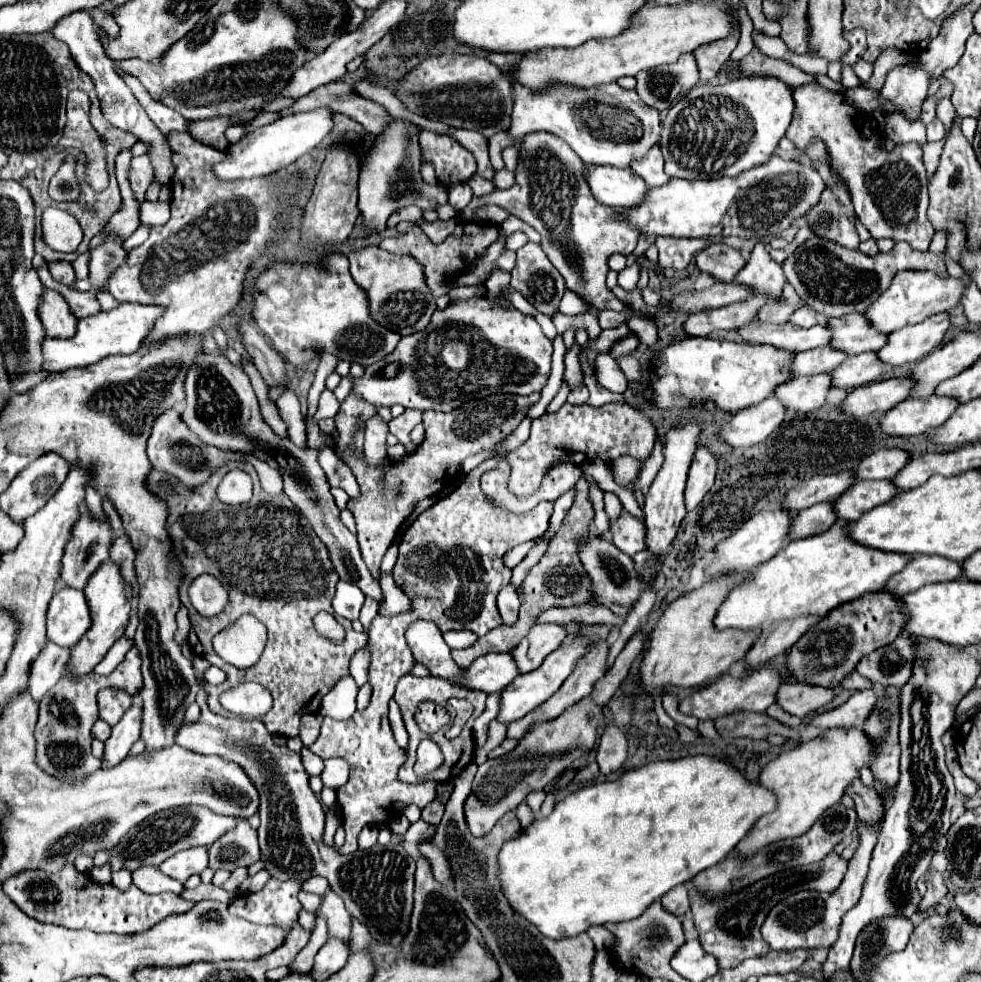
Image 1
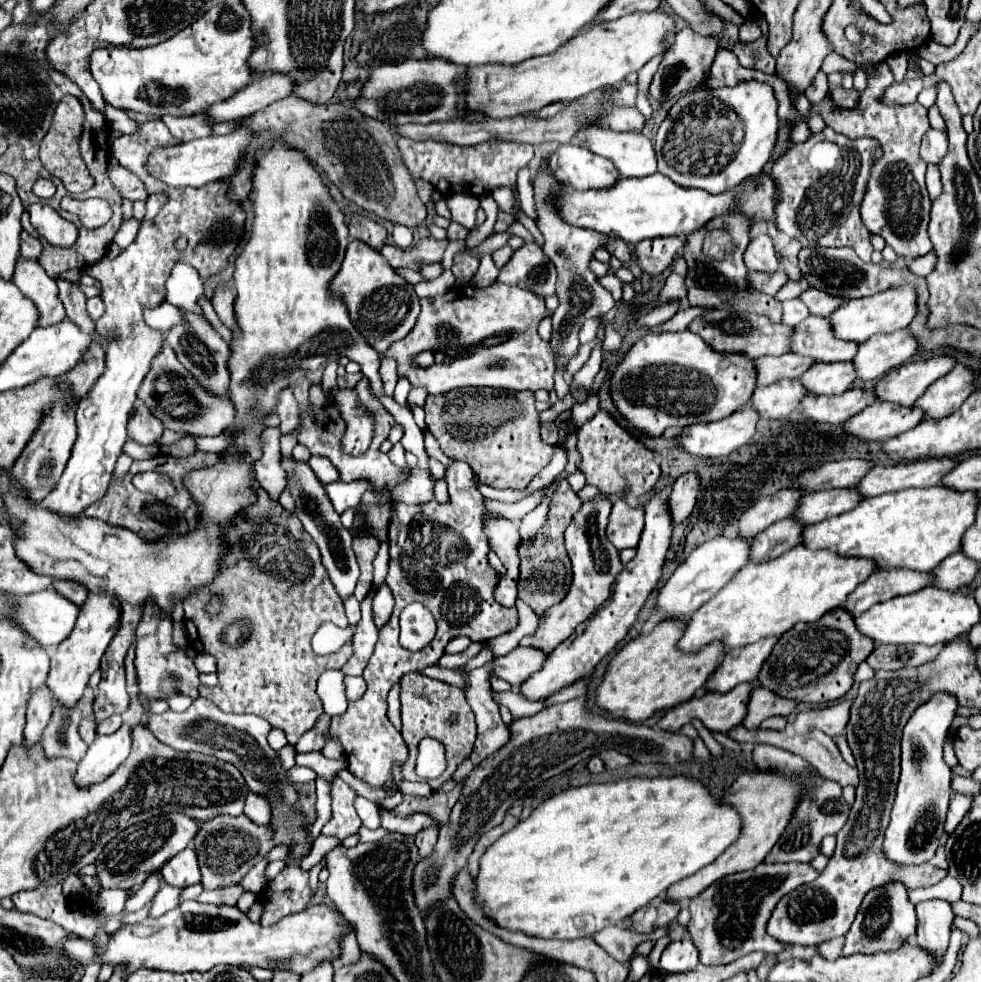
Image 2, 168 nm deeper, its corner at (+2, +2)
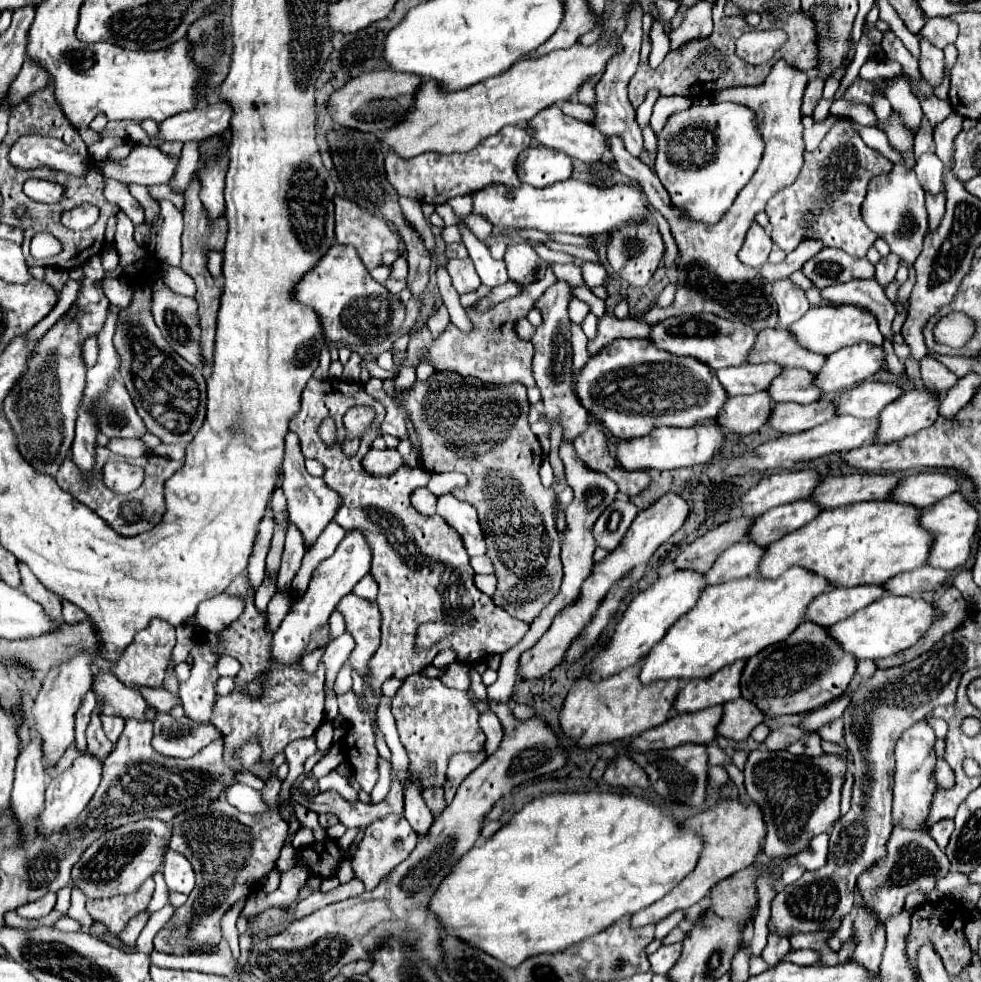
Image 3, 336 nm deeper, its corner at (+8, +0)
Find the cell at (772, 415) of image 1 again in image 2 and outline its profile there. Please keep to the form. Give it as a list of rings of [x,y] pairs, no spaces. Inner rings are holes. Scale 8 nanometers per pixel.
[[[744,406],[718,422],[692,424],[680,434],[680,444],[698,456],[728,456],[750,442],[756,434],[758,420],[758,412],[752,406]]]

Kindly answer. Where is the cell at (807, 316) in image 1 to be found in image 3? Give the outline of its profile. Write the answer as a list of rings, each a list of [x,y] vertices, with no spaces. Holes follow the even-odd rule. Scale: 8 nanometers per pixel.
[[[790,278],[784,280],[776,280],[772,282],[774,286],[774,300],[778,304],[778,316],[780,316],[780,326],[788,328],[792,322],[796,322],[796,318],[804,316],[810,308],[808,298],[804,296],[804,290],[800,290],[798,286],[792,284]]]

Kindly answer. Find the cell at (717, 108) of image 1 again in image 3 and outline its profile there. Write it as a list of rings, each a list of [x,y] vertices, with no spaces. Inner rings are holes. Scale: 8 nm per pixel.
[[[712,102],[710,106],[690,106],[686,112],[678,112],[668,118],[664,130],[658,136],[658,154],[656,154],[656,174],[662,186],[670,194],[670,202],[676,208],[688,212],[688,218],[702,224],[716,224],[722,220],[726,210],[736,200],[736,194],[748,184],[756,172],[764,152],[764,142],[760,130],[756,128],[754,114],[734,102]]]

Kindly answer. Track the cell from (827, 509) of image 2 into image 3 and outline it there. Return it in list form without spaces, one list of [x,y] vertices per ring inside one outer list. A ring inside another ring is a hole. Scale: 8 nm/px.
[[[806,500],[772,508],[754,520],[754,524],[748,530],[748,540],[756,546],[766,548],[772,542],[780,540],[784,534],[816,518],[818,512],[820,508],[816,508],[812,502],[806,502]]]

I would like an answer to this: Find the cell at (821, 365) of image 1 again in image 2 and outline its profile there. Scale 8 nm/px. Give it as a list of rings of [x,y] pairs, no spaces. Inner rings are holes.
[[[794,352],[782,354],[782,356],[762,356],[756,360],[756,374],[758,374],[758,386],[774,384],[782,378],[798,378],[810,364],[816,364],[816,360],[806,360],[806,356],[794,356]]]

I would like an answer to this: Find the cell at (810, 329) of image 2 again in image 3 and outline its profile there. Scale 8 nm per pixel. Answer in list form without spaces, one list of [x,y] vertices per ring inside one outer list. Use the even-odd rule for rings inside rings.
[[[762,330],[756,336],[756,346],[752,348],[752,358],[748,358],[750,364],[760,364],[760,362],[776,362],[780,366],[792,366],[792,368],[804,368],[808,372],[820,370],[824,366],[824,356],[808,352],[800,348],[788,330]]]

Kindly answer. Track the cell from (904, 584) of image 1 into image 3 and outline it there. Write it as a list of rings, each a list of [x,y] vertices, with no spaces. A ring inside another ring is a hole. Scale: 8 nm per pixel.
[[[868,584],[868,586],[856,586],[856,588],[848,588],[848,590],[840,590],[840,588],[832,588],[826,594],[816,596],[816,600],[812,600],[806,608],[806,622],[816,622],[818,626],[832,626],[834,622],[840,622],[848,616],[852,616],[856,610],[876,602],[880,596],[884,596],[884,588],[876,586],[876,584]]]

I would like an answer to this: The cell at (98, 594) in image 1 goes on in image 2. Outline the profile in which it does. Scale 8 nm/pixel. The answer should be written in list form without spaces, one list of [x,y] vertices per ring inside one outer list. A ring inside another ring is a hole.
[[[88,592],[86,604],[80,608],[74,632],[70,632],[70,636],[58,646],[56,654],[50,660],[50,672],[46,684],[60,704],[74,706],[82,698],[90,674],[98,670],[100,658],[104,656],[108,644],[118,632],[118,620],[120,620],[120,610],[116,606],[114,596]]]

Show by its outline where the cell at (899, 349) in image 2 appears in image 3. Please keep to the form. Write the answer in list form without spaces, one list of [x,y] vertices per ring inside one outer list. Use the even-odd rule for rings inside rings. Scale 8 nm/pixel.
[[[868,342],[846,346],[826,358],[824,366],[814,376],[814,384],[820,392],[848,390],[854,384],[872,378],[880,370],[882,360],[884,350],[880,346],[872,346]]]

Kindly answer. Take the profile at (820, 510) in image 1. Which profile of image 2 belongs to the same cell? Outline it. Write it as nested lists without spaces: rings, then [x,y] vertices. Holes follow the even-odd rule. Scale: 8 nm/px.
[[[794,516],[786,520],[778,520],[758,536],[754,536],[752,548],[750,548],[750,560],[752,562],[766,562],[772,560],[784,552],[788,552],[792,546],[802,542],[802,528],[804,524],[798,524]]]

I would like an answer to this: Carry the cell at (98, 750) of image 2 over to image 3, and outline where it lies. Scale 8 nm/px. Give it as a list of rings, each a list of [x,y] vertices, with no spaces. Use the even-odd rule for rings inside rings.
[[[84,754],[84,756],[76,758],[74,764],[70,768],[66,768],[60,776],[52,778],[46,788],[44,810],[40,814],[40,826],[38,826],[40,834],[50,836],[54,832],[64,832],[92,800],[92,796],[100,784],[100,776],[102,776],[102,764],[92,754]]]

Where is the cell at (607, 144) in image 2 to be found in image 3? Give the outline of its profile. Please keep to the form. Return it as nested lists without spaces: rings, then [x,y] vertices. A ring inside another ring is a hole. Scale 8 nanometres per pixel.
[[[548,106],[548,110],[542,110],[536,118],[532,118],[532,122],[526,124],[526,128],[536,144],[542,144],[552,150],[562,150],[568,156],[578,158],[586,164],[602,160],[608,154],[608,138],[604,134],[600,134],[600,130],[596,130],[592,124],[584,124],[584,122],[564,114],[558,106]]]

